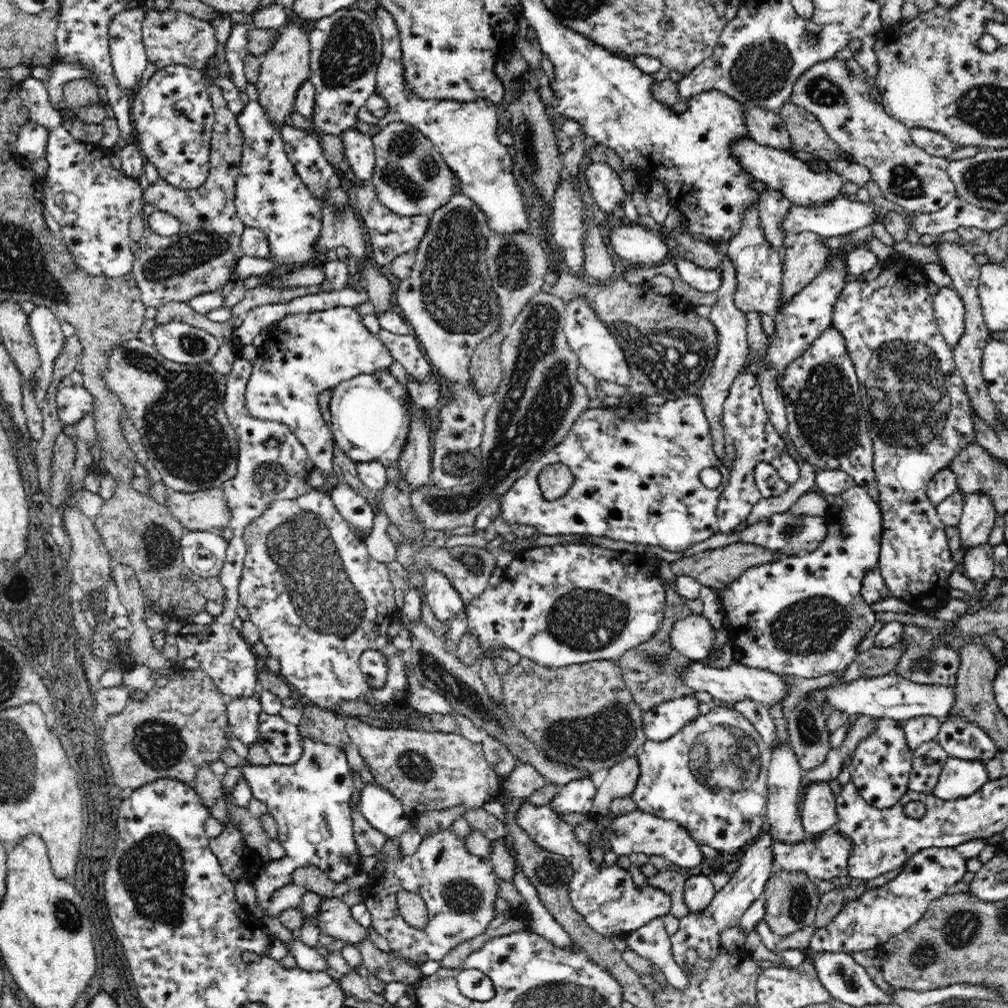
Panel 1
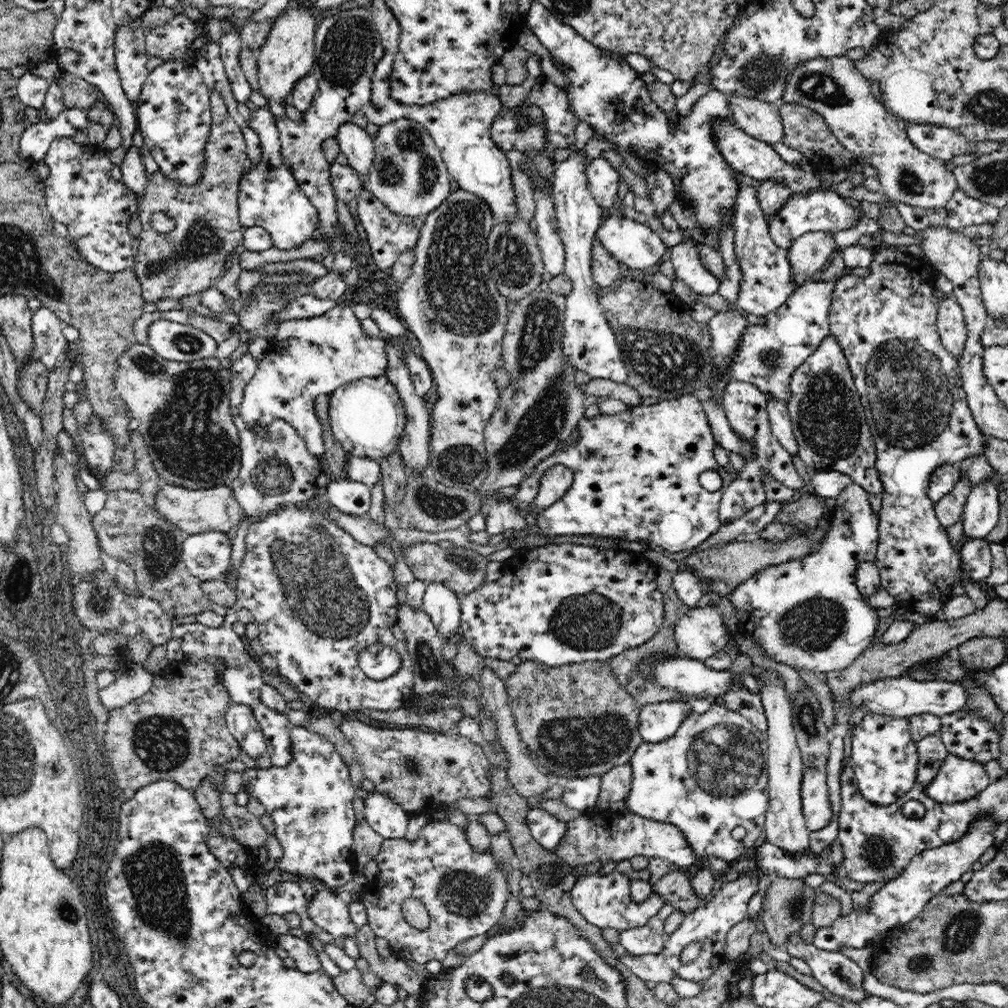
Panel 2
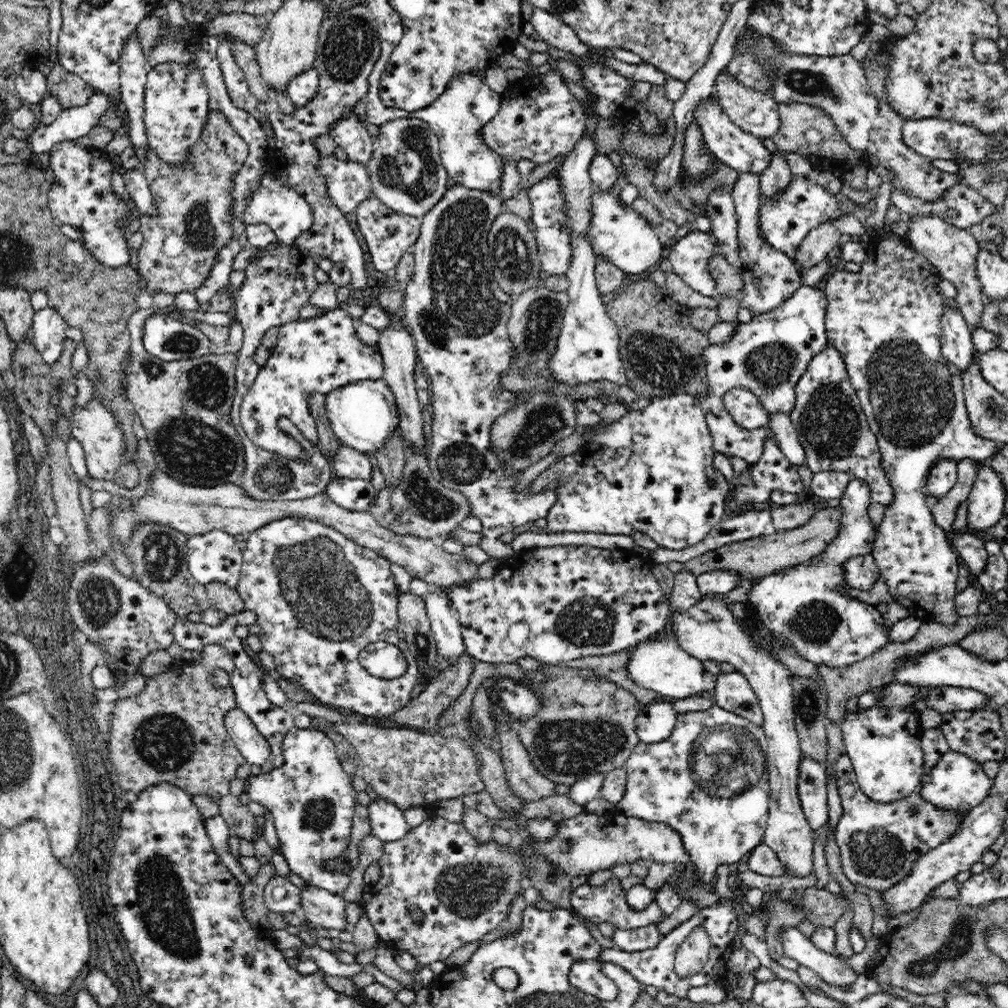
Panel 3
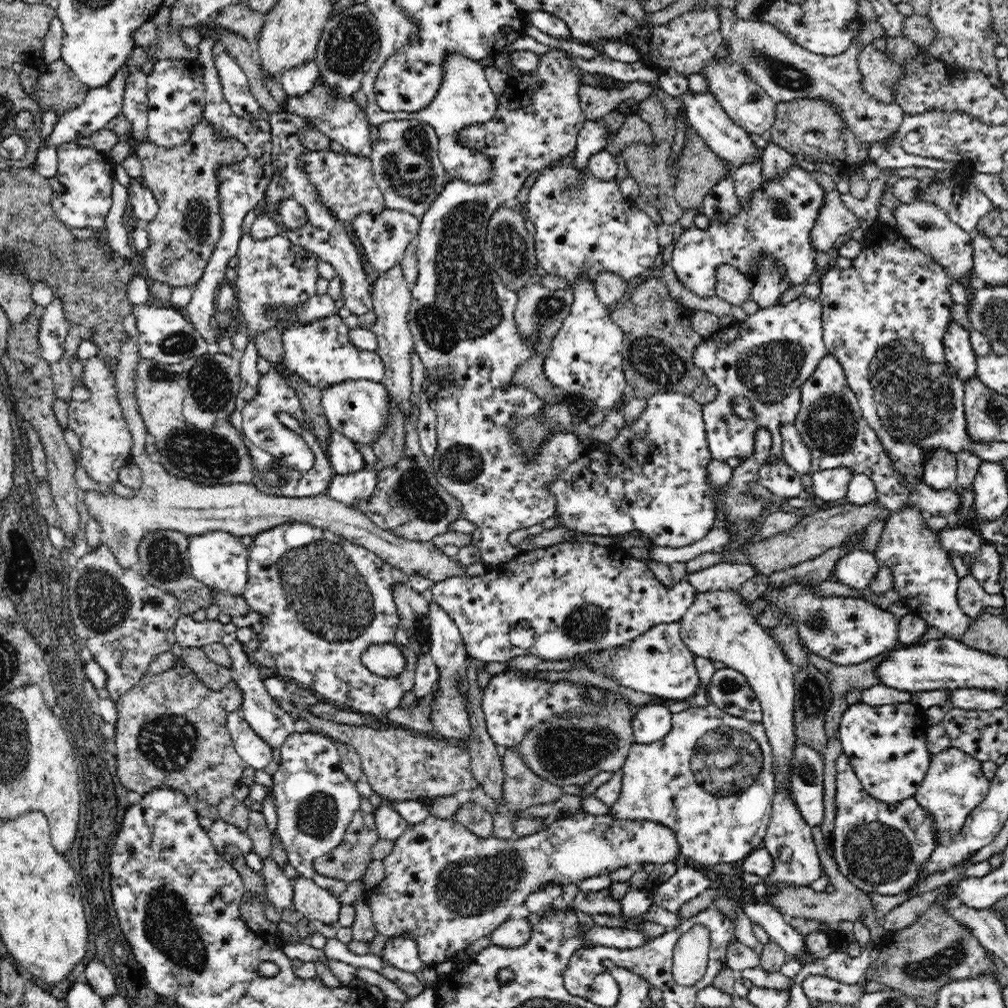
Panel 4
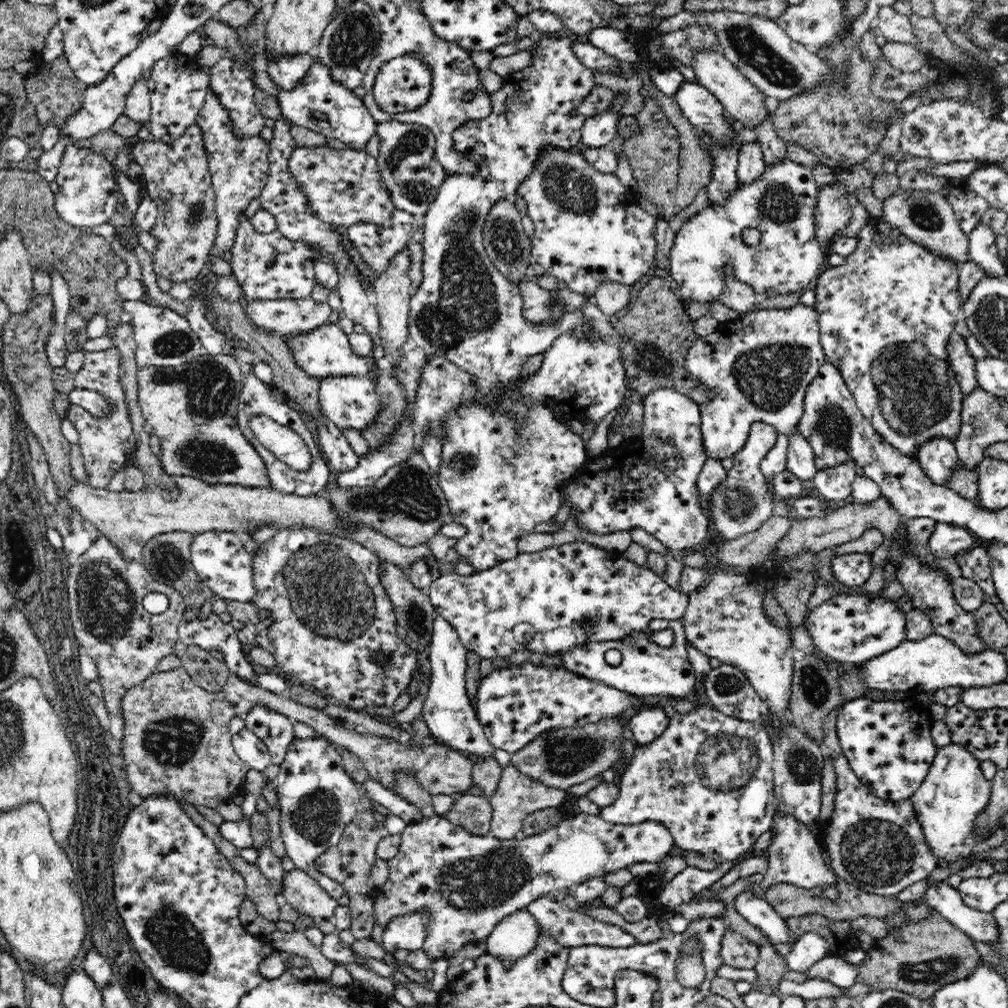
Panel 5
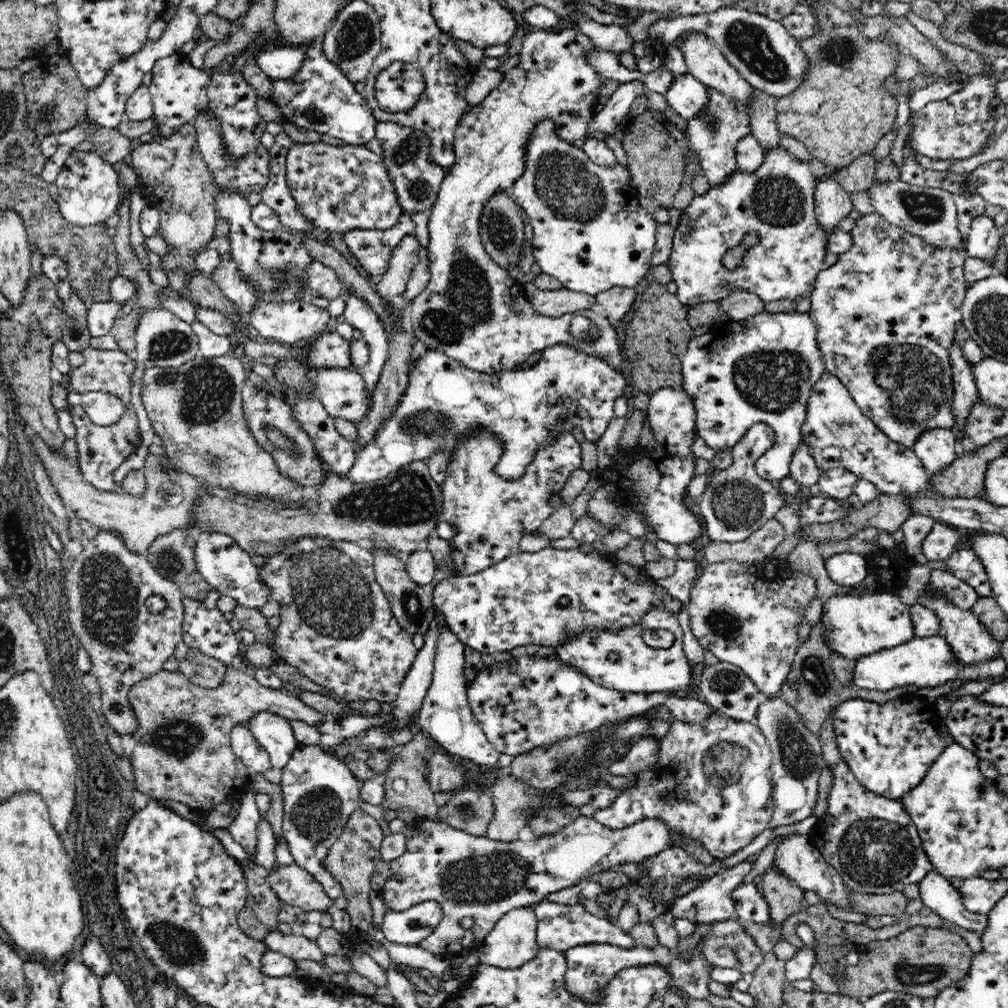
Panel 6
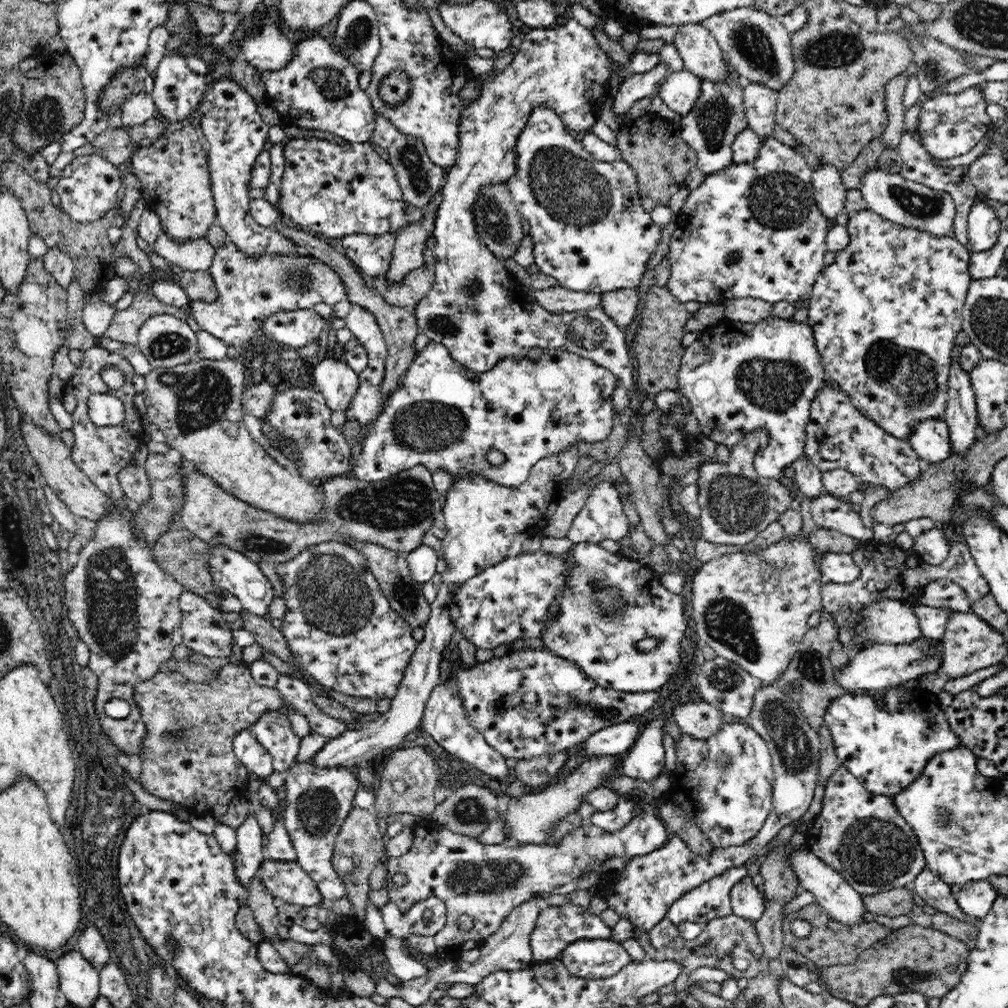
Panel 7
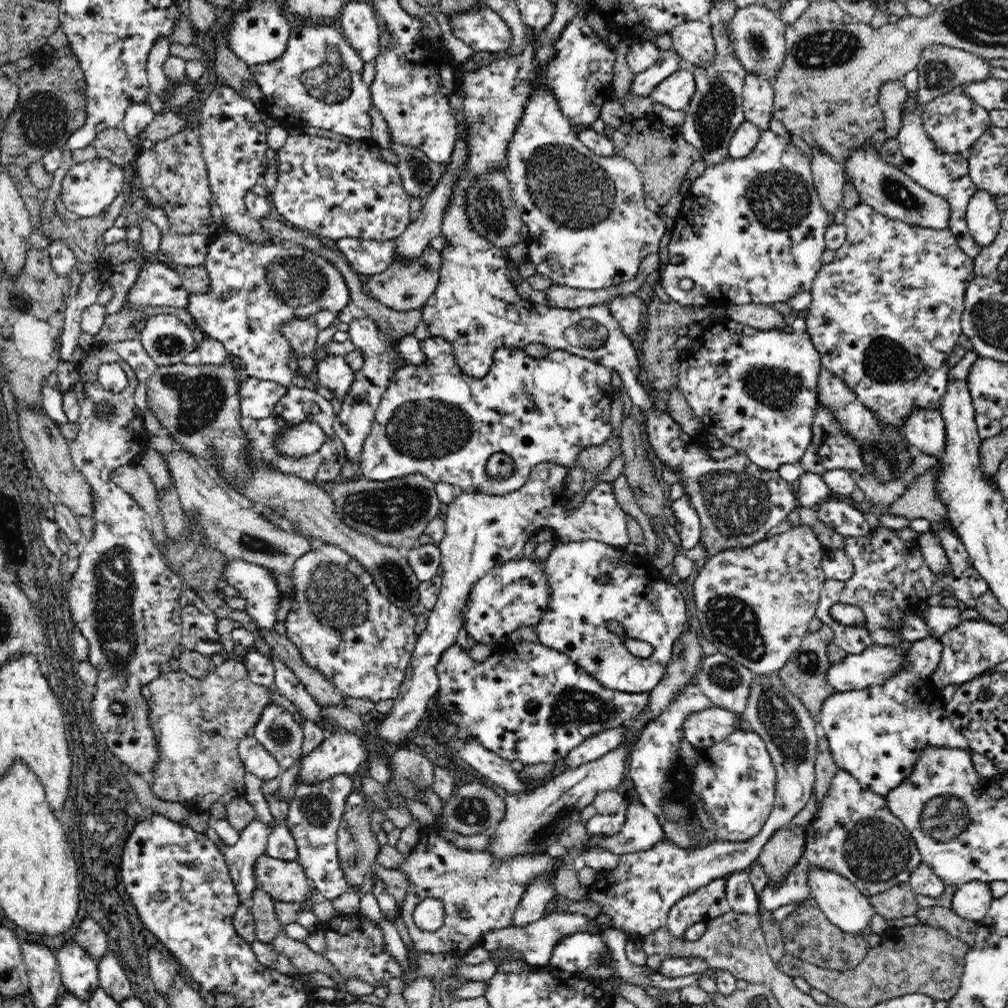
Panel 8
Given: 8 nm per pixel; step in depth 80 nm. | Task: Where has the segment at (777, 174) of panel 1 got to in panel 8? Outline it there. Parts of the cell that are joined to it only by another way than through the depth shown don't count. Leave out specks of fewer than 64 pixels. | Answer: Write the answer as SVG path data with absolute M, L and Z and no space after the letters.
M683 67L660 83L649 95L653 102L659 102L672 110L686 110L696 92L696 81L691 68Z

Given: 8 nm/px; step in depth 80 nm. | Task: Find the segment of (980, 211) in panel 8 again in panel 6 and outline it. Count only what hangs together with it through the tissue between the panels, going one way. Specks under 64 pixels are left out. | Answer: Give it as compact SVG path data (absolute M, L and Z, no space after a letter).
M980 213L980 216L972 220L964 248L970 257L994 261L1001 239L1002 233L996 228L994 220L985 213Z

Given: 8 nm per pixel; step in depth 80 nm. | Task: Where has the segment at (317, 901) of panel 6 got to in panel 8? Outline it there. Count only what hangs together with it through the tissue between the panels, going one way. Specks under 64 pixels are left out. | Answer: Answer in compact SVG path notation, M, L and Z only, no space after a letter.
M264 853L257 858L254 874L258 887L267 892L275 902L302 903L310 900L311 897L318 897L302 865L296 861L280 860Z

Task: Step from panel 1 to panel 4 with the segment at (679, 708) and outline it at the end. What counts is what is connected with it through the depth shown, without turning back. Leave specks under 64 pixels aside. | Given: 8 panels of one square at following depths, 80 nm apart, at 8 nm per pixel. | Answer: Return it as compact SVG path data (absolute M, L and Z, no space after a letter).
M654 701L634 710L632 719L633 737L638 744L650 744L662 740L672 728L668 702Z

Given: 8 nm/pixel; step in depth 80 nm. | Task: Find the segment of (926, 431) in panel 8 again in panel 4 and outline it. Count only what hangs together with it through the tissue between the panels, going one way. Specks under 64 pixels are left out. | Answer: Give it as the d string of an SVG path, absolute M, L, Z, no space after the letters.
M932 450L924 460L923 480L932 490L948 490L957 477L957 456L948 450Z

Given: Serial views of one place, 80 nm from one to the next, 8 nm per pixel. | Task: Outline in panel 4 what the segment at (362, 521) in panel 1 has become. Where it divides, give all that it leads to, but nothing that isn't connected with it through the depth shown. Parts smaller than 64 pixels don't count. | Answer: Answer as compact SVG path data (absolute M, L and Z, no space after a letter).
M364 466L355 473L339 474L333 477L326 491L328 497L348 507L370 498L377 487L375 468Z

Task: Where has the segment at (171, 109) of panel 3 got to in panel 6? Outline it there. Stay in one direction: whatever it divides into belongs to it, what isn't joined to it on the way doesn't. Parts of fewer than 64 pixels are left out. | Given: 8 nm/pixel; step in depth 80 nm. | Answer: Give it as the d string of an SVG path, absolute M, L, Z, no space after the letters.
M187 49L159 58L151 70L152 84L149 88L153 101L154 122L156 123L156 137L169 137L186 123L194 118L205 108L208 103L208 86L211 79L205 69L195 68L190 64Z

